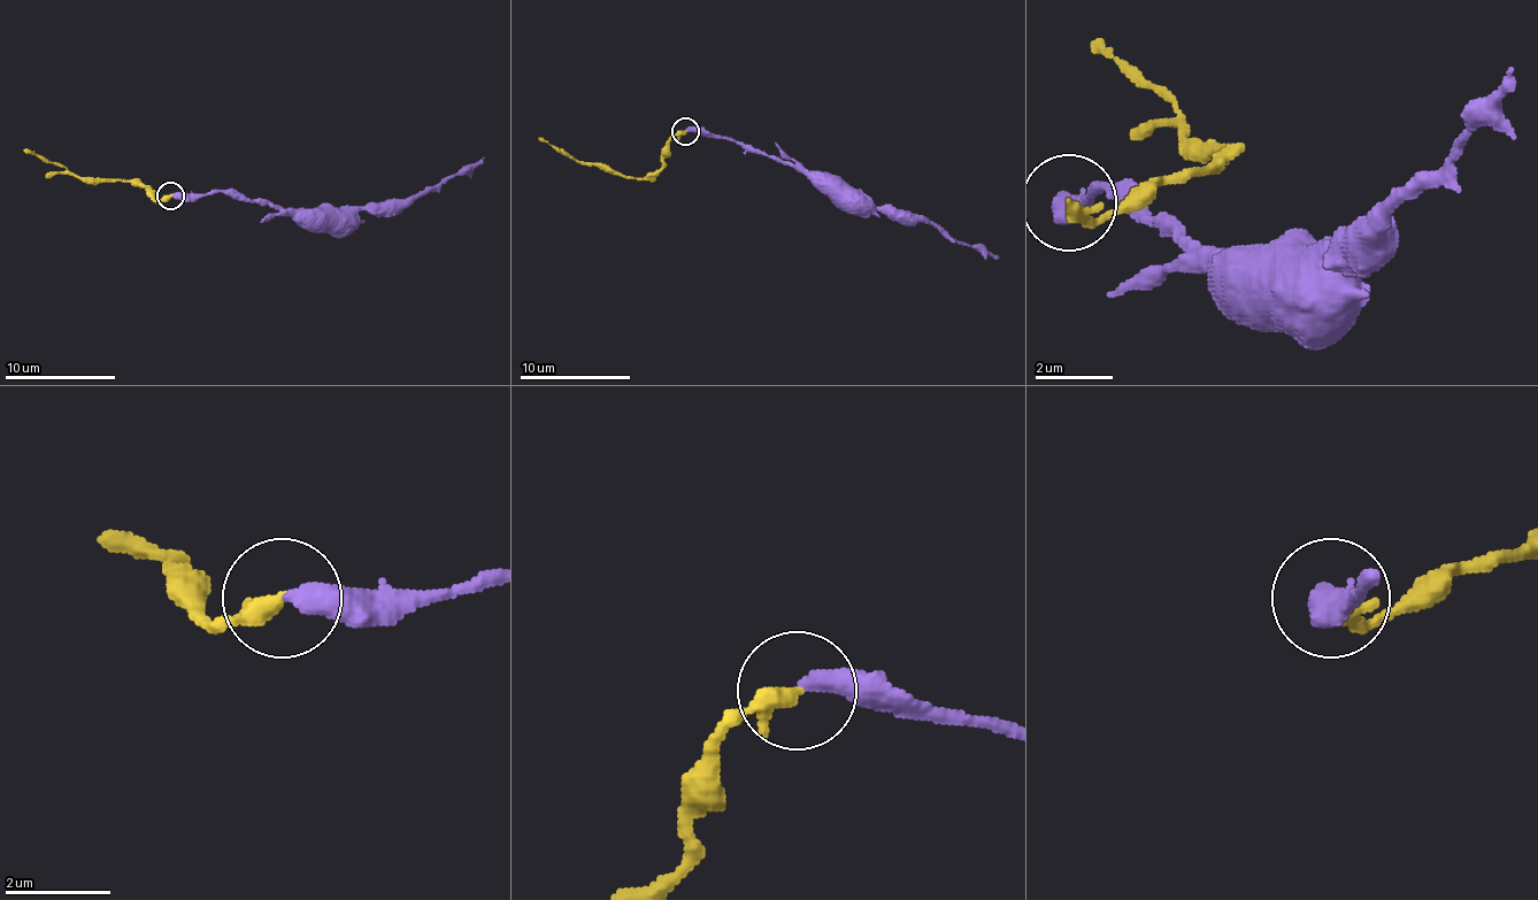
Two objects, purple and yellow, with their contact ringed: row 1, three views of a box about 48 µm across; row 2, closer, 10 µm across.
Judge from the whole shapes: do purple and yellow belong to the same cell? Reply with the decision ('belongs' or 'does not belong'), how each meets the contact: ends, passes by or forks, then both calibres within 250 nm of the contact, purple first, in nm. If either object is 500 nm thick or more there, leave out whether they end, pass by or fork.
belongs; purple ends; yellow ends; calibres 400 and 360 nm

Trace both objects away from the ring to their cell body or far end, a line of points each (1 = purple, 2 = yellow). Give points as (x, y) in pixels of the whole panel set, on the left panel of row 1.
1: (171, 194), (227, 192), (282, 208), (401, 206), (437, 184), (468, 172), (484, 156)
2: (171, 194), (158, 200), (150, 189), (130, 181), (85, 181), (24, 151)

